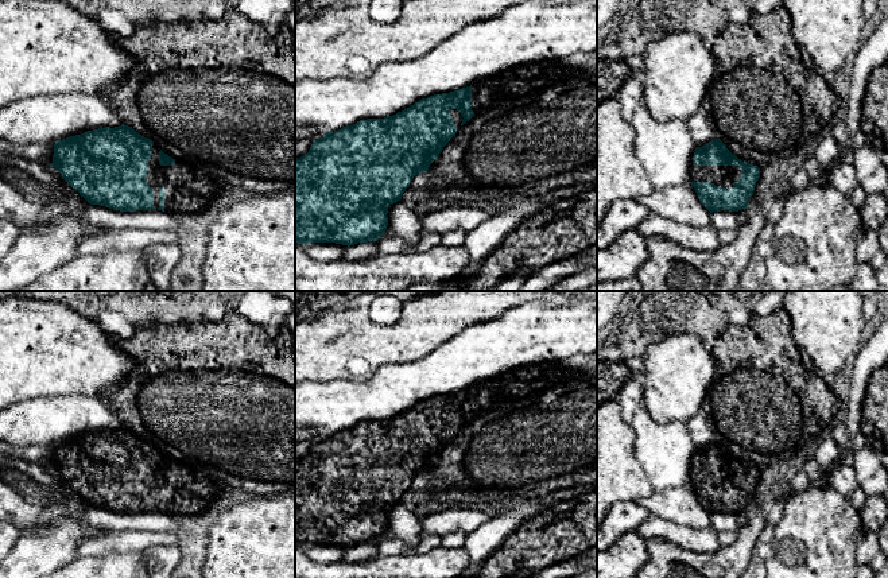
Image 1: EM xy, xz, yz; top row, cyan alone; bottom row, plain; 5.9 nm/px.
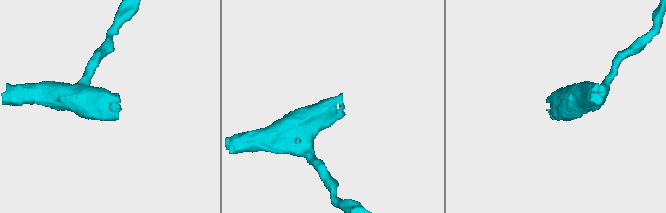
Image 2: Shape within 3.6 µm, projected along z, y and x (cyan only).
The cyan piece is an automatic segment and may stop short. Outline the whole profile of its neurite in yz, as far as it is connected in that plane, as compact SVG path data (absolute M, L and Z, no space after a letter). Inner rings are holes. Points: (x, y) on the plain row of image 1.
M720 442L697 449L691 468L691 488L710 513L738 513L749 507L760 470L738 461Z

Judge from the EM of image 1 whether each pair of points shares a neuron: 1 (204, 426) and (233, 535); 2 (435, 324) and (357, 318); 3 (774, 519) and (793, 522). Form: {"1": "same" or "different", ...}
{"1": "different", "2": "same", "3": "different"}

